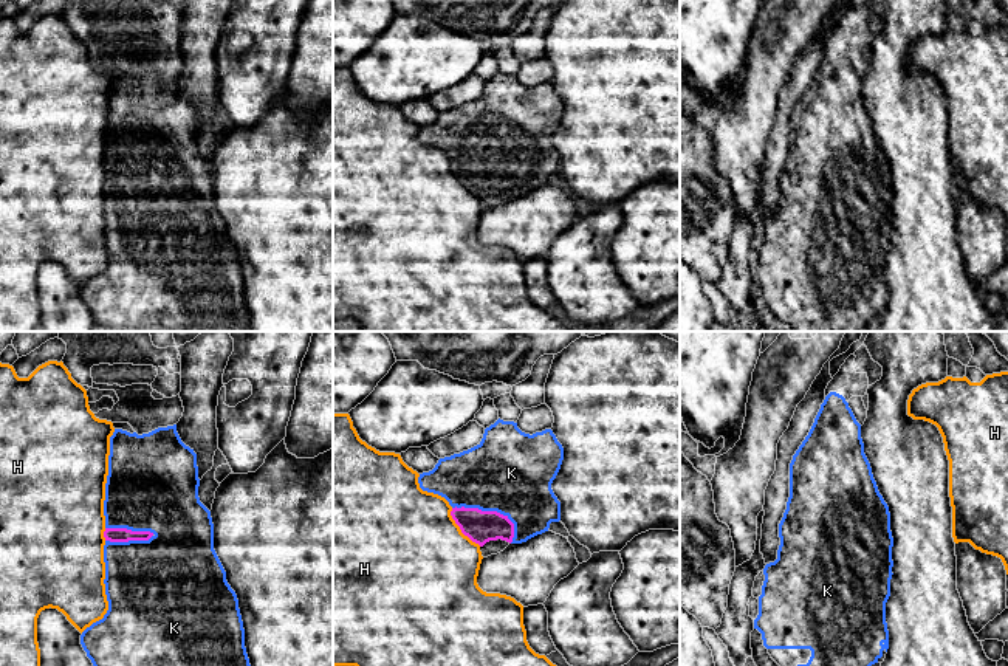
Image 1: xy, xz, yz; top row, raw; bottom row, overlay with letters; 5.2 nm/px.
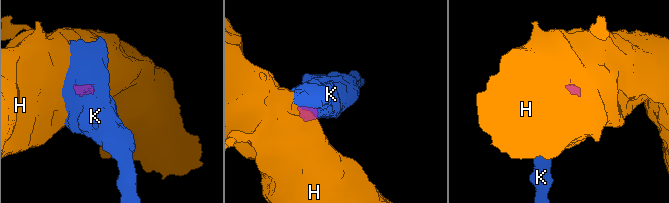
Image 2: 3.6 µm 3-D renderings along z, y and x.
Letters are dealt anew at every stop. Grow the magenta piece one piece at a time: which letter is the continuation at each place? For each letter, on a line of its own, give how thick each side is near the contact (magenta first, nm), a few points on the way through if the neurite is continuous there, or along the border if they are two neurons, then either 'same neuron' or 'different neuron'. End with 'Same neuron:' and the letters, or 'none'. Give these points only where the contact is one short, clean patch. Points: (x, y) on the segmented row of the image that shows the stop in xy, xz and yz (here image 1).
H: 170 nm thick on the magenta side, 500 nm on the other; border along xz (451, 508), (451, 518), (459, 528), (480, 545); different neuron
K: 80 nm thick on the magenta side, 460 nm on the other; runs through xy (113, 535), (130, 530), (133, 511), (150, 487); same neuron
Same neuron: K

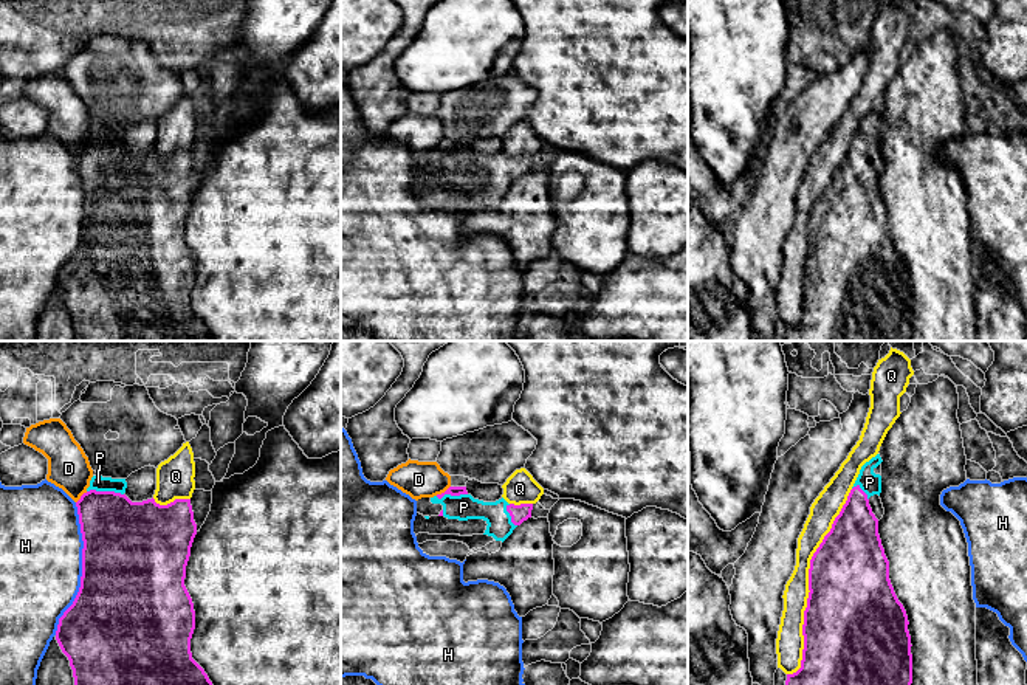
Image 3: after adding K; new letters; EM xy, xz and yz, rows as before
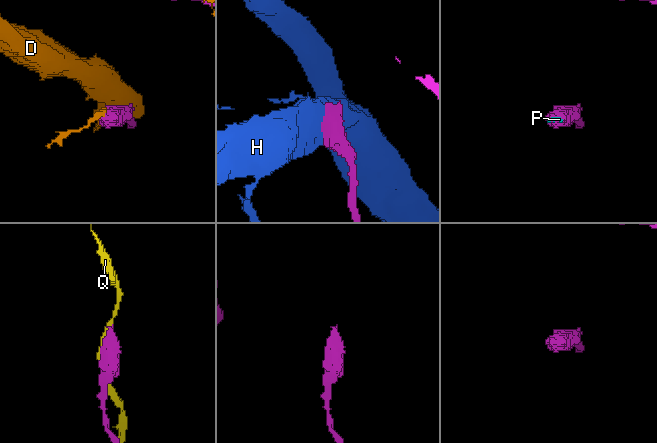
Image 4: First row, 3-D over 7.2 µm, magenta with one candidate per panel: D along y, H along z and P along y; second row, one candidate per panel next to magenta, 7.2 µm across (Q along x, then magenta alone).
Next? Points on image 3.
D: 50 nm thick on the magenta side, 190 nm on the other; different neuron
H: 500 nm thick on the magenta side, 440 nm on the other; different neuron
P: 380 nm thick on the magenta side, 80 nm on the other; same neuron
Q: 460 nm thick on the magenta side, 130 nm on the other; different neuron
Same neuron: P

